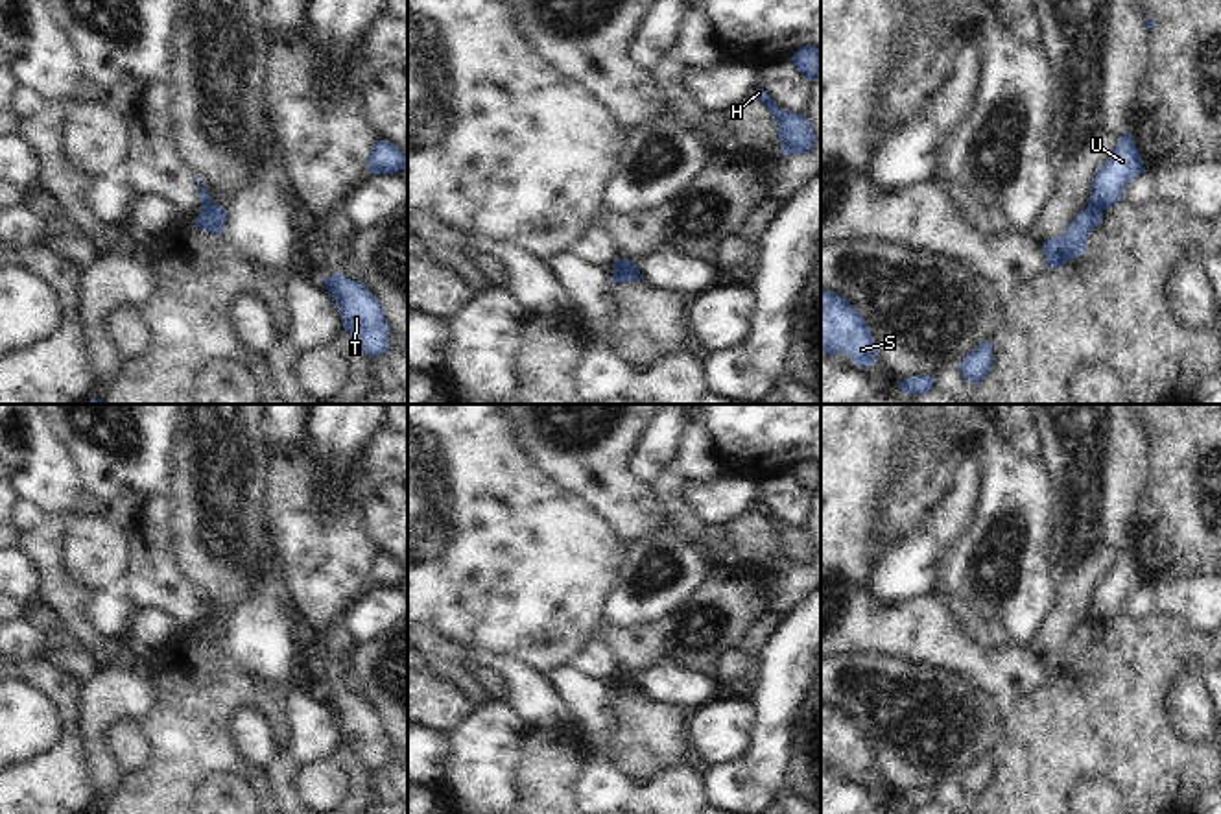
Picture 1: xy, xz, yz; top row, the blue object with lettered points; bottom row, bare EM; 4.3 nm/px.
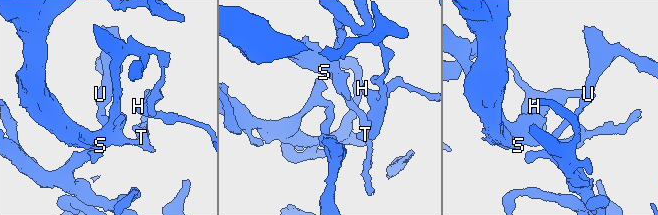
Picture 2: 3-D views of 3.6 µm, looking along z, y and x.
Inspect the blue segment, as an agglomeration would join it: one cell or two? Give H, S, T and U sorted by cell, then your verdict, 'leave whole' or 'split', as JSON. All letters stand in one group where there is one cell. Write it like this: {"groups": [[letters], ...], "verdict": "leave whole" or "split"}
{"groups": [["H", "S", "T"], ["U"]], "verdict": "split"}

